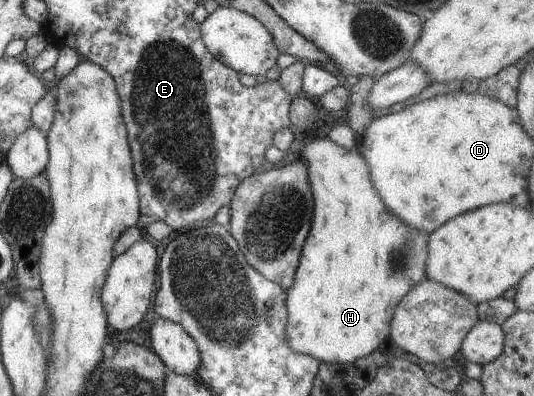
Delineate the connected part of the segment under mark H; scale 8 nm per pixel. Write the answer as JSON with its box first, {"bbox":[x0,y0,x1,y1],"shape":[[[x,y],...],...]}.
{"bbox":[285,136,429,363],"shape":[[[323,136],[312,138],[309,142],[306,142],[301,150],[300,157],[307,164],[307,178],[311,187],[311,194],[313,195],[313,216],[304,245],[302,245],[302,251],[300,251],[300,259],[293,275],[293,282],[286,290],[285,308],[287,311],[287,322],[285,336],[287,344],[292,351],[311,355],[319,362],[350,363],[374,351],[384,339],[389,337],[389,323],[396,304],[413,285],[416,285],[422,278],[424,279],[429,234],[406,225],[406,222],[400,221],[398,217],[394,217],[394,213],[390,213],[390,210],[382,203],[382,198],[374,189],[369,178],[368,166],[358,150],[343,148],[341,145],[335,144],[326,136]]]}

